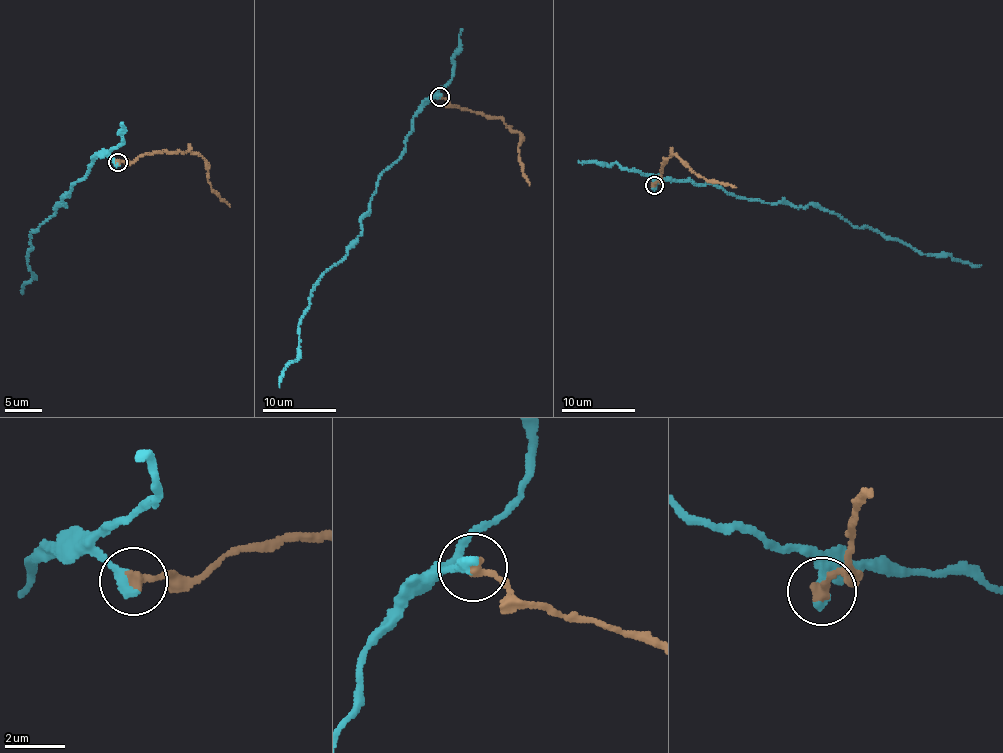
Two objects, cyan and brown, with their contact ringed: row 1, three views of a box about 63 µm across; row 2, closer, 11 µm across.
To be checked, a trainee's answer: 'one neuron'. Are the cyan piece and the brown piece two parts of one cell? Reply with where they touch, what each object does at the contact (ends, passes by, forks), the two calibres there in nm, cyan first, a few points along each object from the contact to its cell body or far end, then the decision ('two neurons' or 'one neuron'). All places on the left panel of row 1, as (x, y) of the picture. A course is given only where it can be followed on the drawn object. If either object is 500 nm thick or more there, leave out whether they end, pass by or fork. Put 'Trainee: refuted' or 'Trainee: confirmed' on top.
Trainee: refuted
(117, 162) | cyan ends | brown ends | 400/380 nm | cyan via (116, 162), (104, 154), (92, 158), (90, 170), (62, 198), (66, 205), (31, 232), (34, 276), (22, 292) | brown via (118, 162), (130, 161), (151, 153), (198, 154), (205, 160), (208, 180), (213, 190), (230, 207) | two neurons

